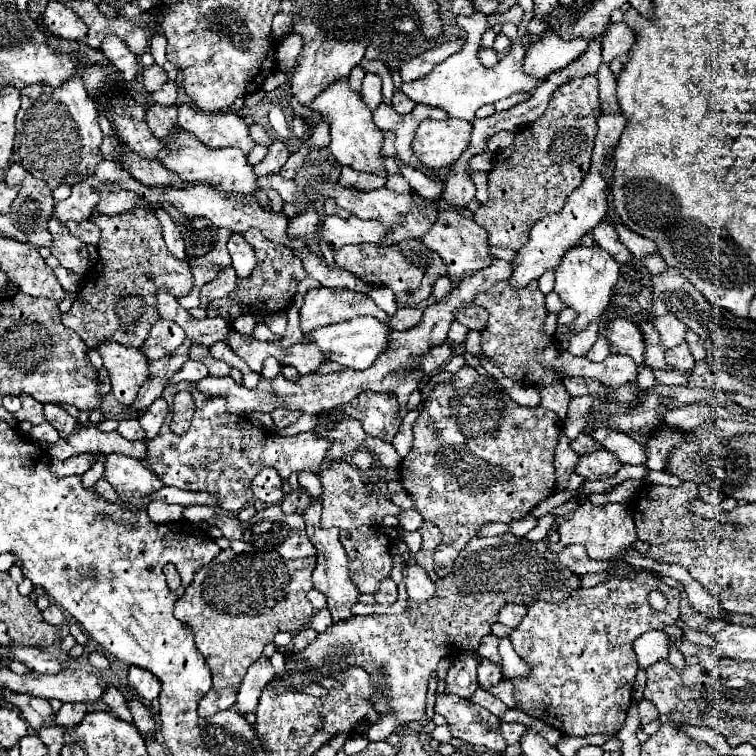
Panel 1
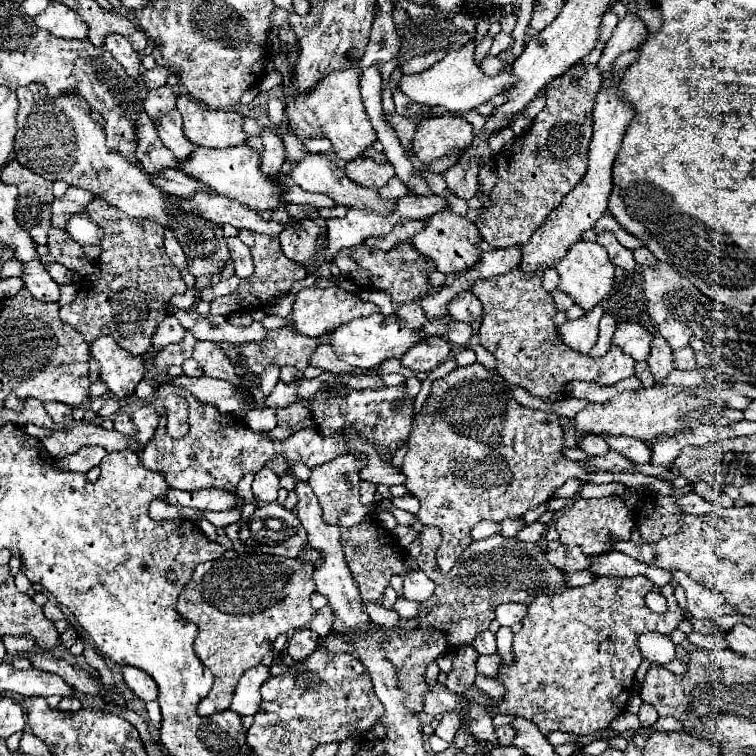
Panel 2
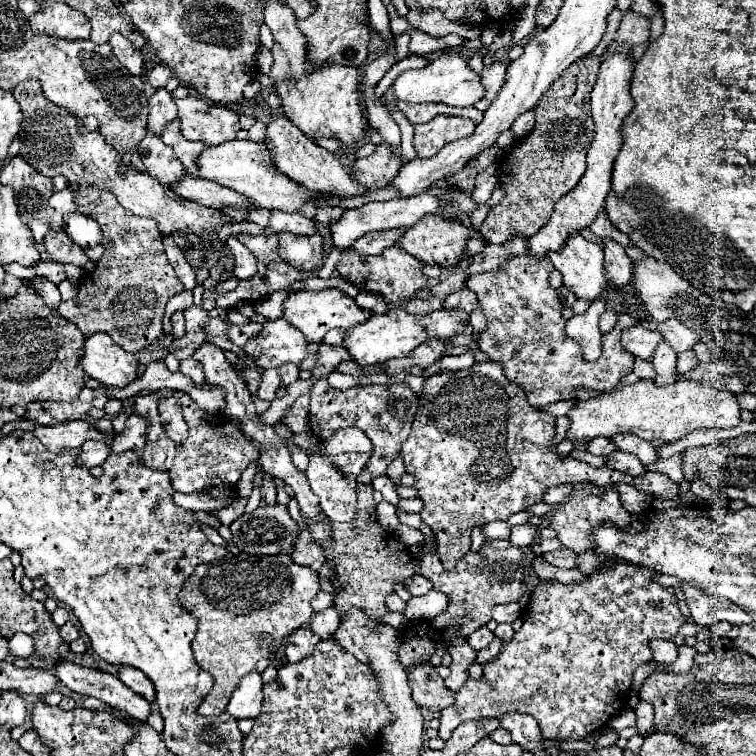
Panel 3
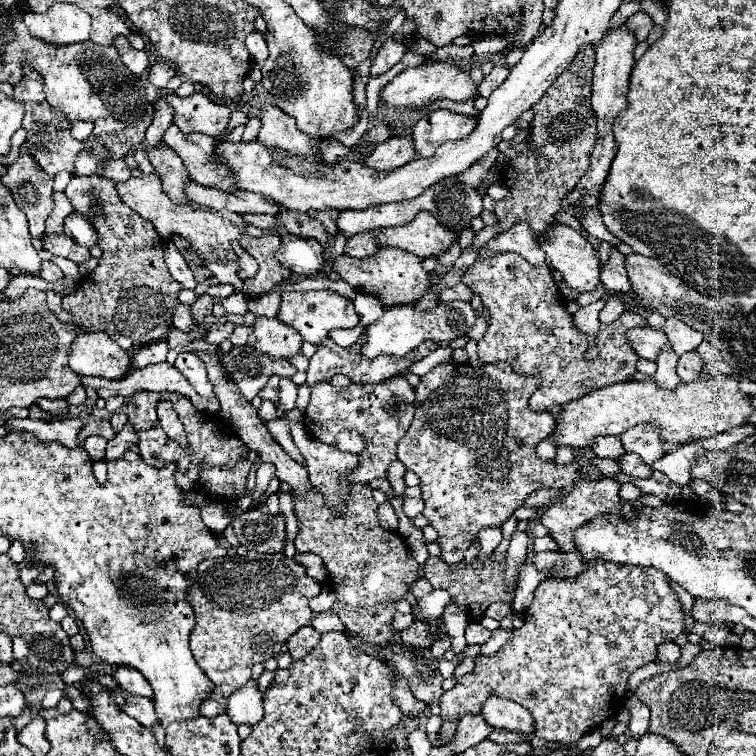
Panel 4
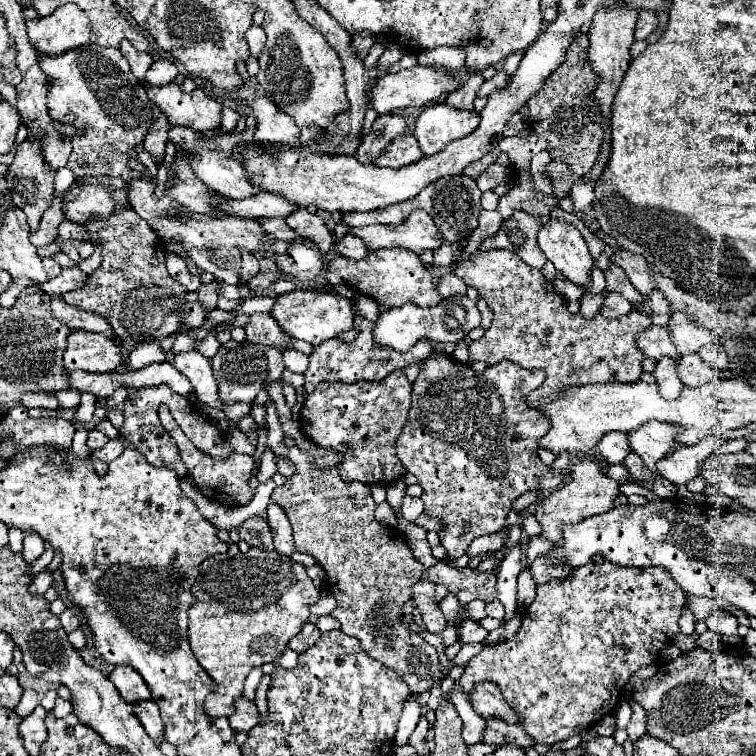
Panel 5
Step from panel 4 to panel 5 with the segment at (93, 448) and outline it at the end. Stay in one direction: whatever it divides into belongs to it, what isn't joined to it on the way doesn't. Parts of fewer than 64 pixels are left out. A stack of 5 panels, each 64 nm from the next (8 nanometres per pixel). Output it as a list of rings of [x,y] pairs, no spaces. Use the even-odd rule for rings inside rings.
[[[92,430],[92,432],[88,434],[88,450],[90,450],[90,452],[100,450],[106,442],[108,442],[108,438],[106,438],[102,432],[98,432],[98,430]]]

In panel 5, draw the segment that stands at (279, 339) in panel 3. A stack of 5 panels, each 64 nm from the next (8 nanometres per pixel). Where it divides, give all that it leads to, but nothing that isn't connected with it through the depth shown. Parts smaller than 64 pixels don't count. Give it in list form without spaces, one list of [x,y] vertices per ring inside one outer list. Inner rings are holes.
[[[256,312],[250,316],[246,338],[252,344],[264,344],[270,348],[286,348],[292,344],[292,338],[284,336],[284,330],[276,324],[272,316],[268,316],[268,312]]]

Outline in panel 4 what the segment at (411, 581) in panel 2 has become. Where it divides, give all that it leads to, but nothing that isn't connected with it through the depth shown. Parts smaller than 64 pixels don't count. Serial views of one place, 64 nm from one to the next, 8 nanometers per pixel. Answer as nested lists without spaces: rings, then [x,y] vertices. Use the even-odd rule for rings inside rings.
[[[418,578],[416,582],[412,582],[412,586],[410,586],[410,592],[414,594],[414,598],[422,598],[422,596],[426,596],[428,592],[432,592],[434,588],[432,588],[432,584],[426,580],[426,578]]]

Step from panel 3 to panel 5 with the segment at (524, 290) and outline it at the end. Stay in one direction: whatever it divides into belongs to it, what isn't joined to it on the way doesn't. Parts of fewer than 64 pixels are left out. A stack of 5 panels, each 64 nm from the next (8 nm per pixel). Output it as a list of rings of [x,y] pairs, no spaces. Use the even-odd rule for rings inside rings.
[[[508,250],[476,252],[470,260],[456,264],[454,274],[476,288],[494,310],[492,326],[480,340],[470,344],[470,362],[484,360],[486,364],[498,364],[508,360],[528,370],[540,368],[546,372],[544,384],[528,396],[530,408],[540,410],[544,404],[552,402],[552,396],[570,386],[640,380],[644,354],[636,348],[636,332],[652,324],[646,314],[630,310],[614,320],[606,320],[602,314],[594,320],[570,314],[566,300],[557,294],[542,270],[528,266],[520,256]]]

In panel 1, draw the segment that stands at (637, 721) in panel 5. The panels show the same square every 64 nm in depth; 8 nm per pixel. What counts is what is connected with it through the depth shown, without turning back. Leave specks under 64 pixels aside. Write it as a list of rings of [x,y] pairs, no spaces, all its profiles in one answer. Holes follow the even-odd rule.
[[[646,698],[638,704],[638,712],[640,712],[640,720],[642,720],[642,724],[654,722],[654,720],[658,718],[658,710],[656,710],[656,706],[654,706],[650,700],[646,700]]]

